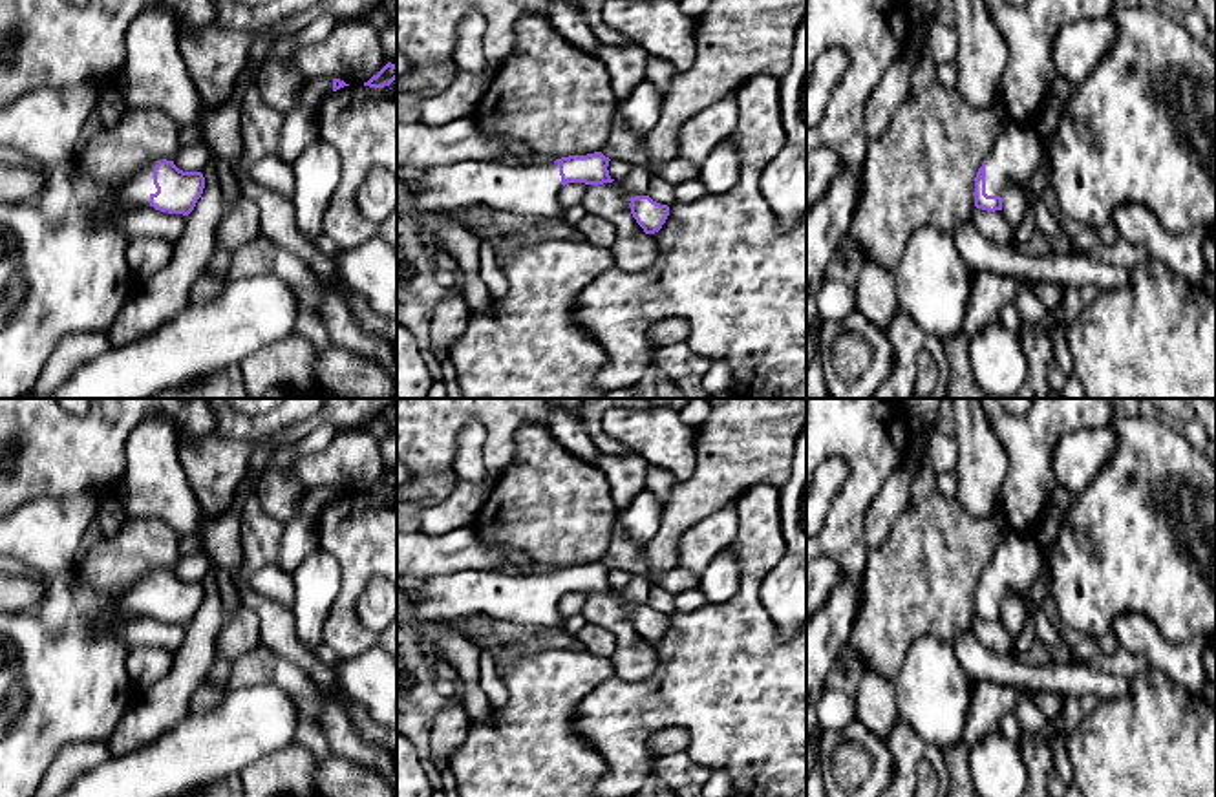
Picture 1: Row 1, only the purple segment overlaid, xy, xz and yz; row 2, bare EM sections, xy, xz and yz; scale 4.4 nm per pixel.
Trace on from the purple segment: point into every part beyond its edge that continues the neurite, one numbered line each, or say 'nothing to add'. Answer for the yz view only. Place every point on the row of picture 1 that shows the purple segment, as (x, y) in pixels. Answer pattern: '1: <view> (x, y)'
1: yz (1013, 159)

